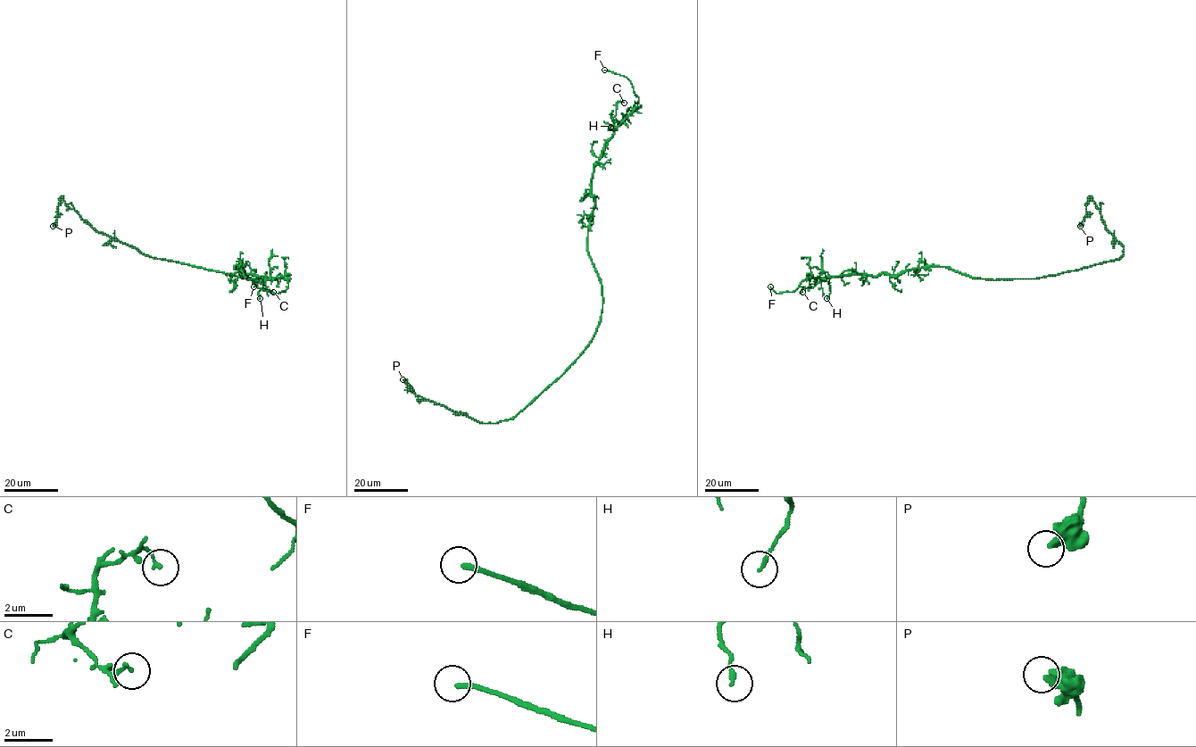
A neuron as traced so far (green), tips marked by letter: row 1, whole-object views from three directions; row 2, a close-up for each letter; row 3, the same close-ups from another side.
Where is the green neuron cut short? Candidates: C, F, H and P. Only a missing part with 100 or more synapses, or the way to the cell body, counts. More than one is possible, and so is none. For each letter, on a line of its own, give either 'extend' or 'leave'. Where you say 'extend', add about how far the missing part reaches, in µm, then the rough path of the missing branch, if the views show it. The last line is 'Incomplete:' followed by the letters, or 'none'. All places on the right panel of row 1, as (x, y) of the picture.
C: leave
F: extend | 15 µm | (770, 286), (764, 274), (760, 273)
H: leave
P: leave
Incomplete: F

